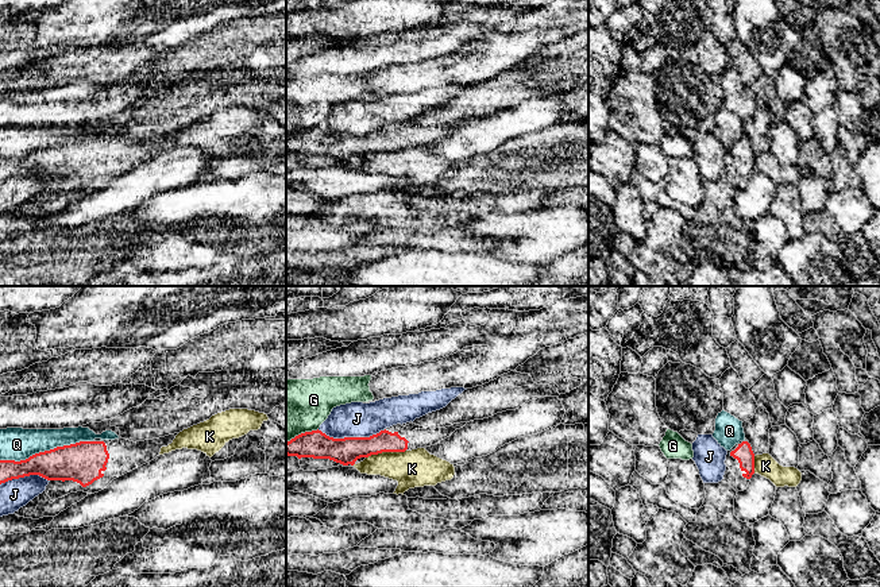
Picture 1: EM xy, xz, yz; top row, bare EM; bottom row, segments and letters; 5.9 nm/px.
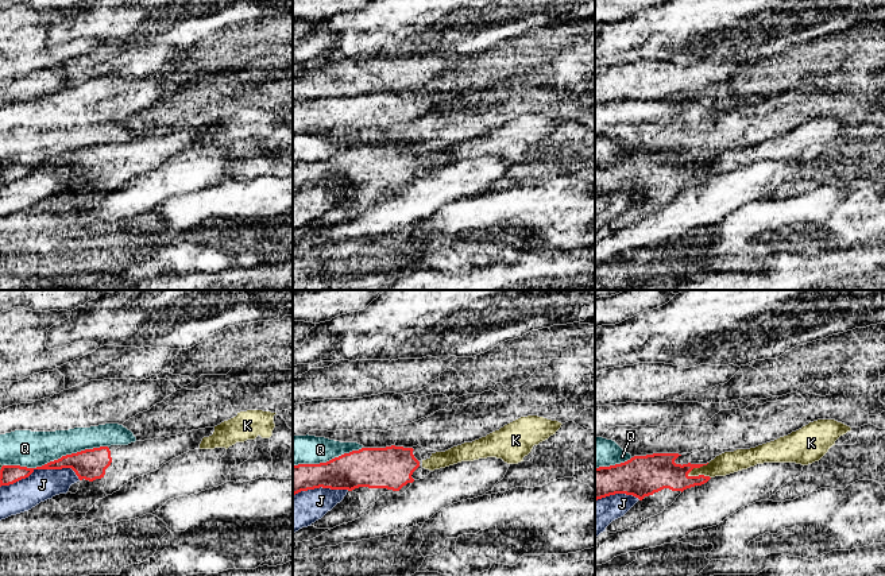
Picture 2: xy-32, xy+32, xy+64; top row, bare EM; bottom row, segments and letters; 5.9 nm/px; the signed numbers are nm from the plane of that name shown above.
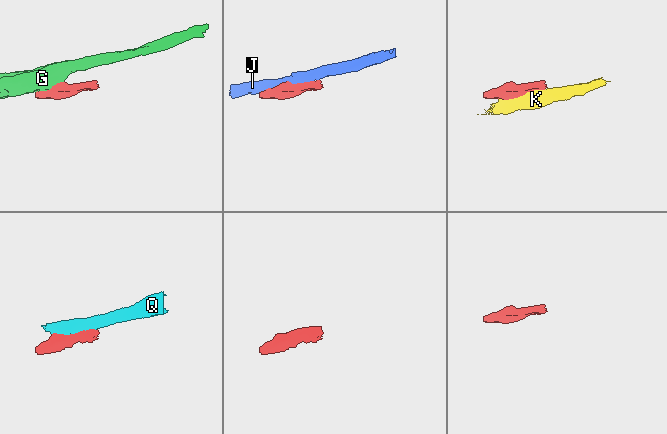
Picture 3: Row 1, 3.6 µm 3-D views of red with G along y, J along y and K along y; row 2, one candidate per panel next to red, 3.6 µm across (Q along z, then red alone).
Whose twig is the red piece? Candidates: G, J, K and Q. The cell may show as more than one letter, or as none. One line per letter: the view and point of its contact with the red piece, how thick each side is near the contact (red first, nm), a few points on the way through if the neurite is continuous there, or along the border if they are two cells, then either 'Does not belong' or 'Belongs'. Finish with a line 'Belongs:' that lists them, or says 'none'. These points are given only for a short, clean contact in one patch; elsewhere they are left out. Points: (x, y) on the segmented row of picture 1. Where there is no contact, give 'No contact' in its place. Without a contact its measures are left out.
G: Touches red at xz (301, 433). Thickness 160 nm (red) against 340 nm. Boundary: xz (317, 428), (301, 432), (286, 443). Does not belong
J: Touches red at xz (350, 437). Thickness 160 nm (red) against 200 nm. Does not belong
K: Touches red at xz (385, 451). Thickness 160 nm (red) against 220 nm. Does not belong
Q: Touches red at xy (46, 451). Thickness 240 nm (red) against 190 nm. Does not belong
Belongs: none

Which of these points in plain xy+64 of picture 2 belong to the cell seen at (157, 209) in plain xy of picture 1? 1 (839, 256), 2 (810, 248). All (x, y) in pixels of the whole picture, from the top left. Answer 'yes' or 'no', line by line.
1: no
2: yes

